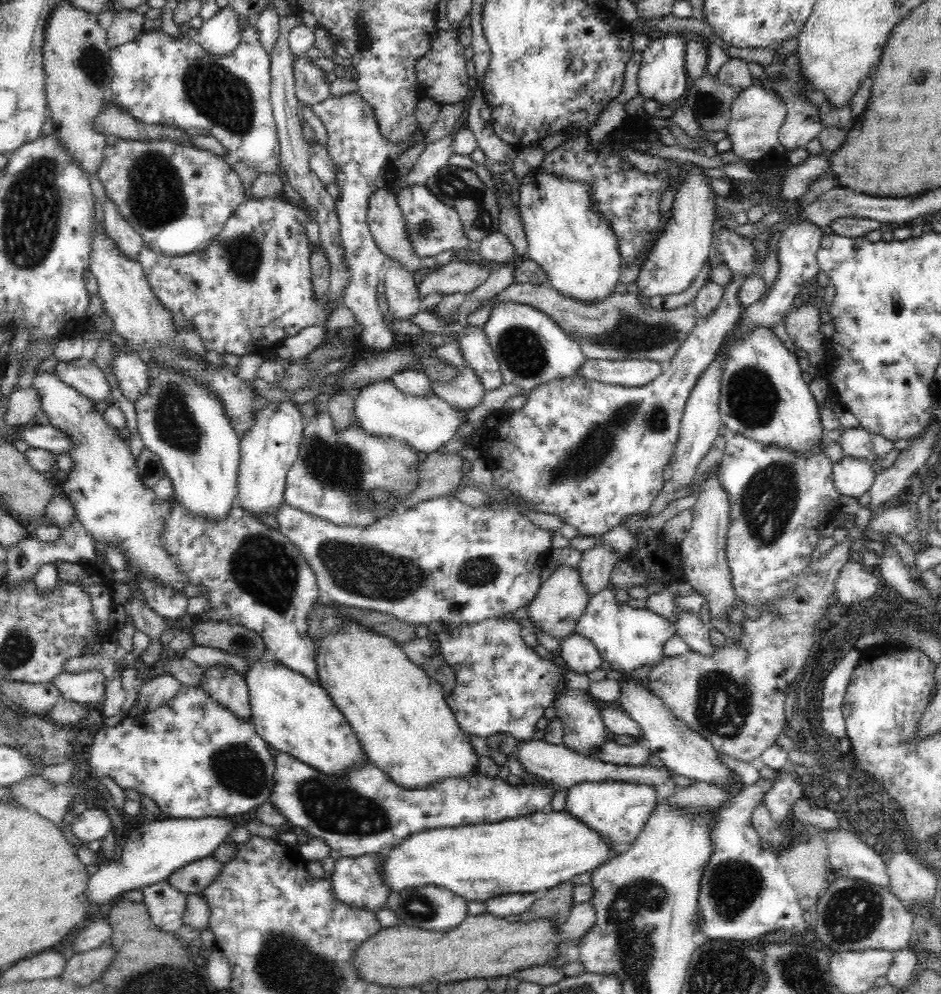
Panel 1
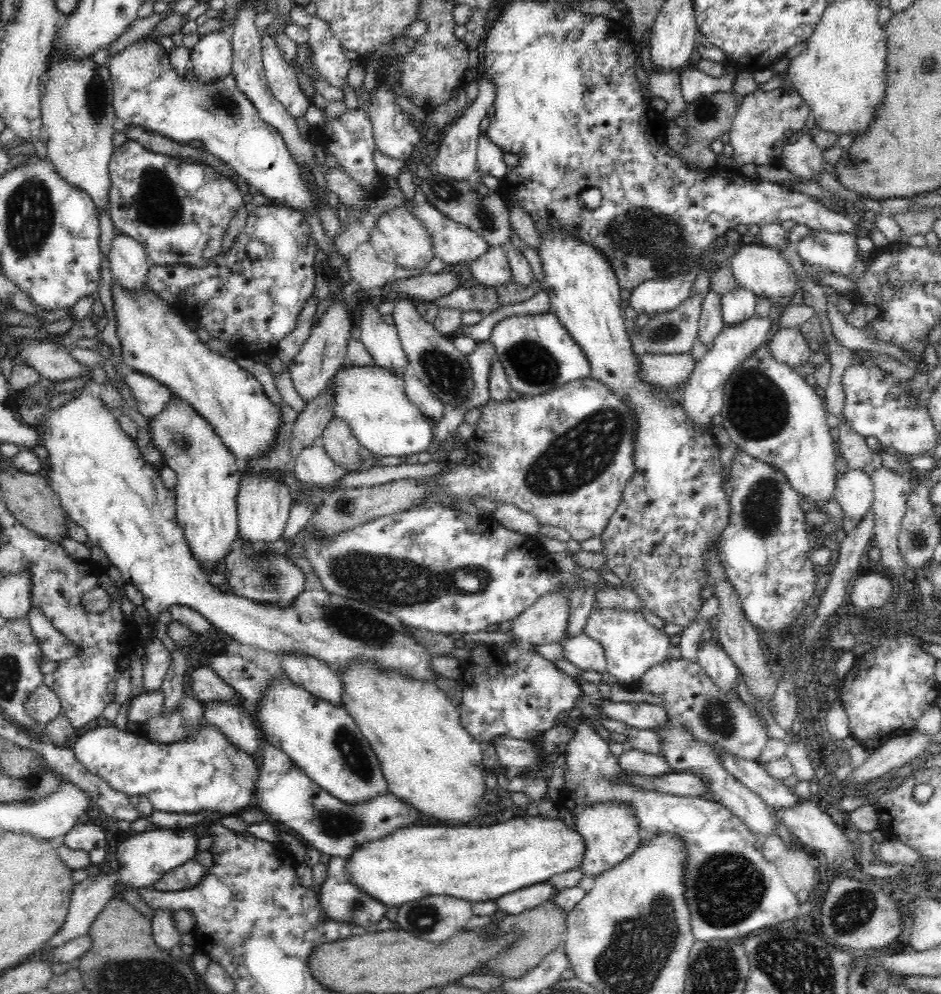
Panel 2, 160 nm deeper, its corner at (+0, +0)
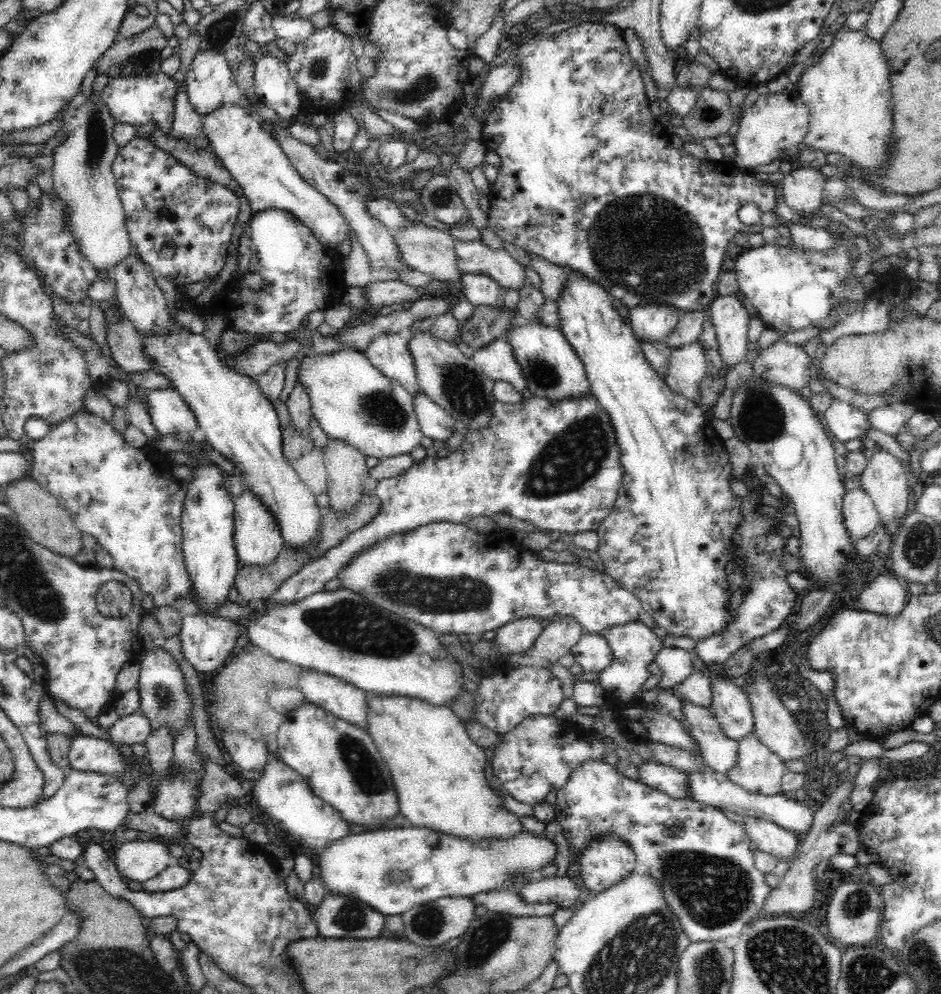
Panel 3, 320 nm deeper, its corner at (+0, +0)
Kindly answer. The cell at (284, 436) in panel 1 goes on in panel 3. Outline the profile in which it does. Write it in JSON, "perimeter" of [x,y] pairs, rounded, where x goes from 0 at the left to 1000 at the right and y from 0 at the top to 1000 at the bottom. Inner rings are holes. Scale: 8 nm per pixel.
{"perimeter":[[[262,492],[250,503],[248,522],[249,552],[252,555],[254,569],[284,570],[288,568],[302,550],[294,520],[274,503],[268,493]]]}

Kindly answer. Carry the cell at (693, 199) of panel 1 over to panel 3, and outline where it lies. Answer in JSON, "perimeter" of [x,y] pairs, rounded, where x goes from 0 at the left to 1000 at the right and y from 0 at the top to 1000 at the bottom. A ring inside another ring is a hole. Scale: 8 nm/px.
{"perimeter":[[[678,307],[668,312],[667,326],[679,346],[708,345],[722,323],[721,312],[707,307]]]}

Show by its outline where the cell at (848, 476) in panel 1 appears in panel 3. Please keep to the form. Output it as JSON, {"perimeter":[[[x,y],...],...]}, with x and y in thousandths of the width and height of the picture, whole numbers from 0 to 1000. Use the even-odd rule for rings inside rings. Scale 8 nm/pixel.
{"perimeter":[[[918,492],[898,495],[896,520],[900,536],[908,546],[925,539],[935,527],[930,507]]]}

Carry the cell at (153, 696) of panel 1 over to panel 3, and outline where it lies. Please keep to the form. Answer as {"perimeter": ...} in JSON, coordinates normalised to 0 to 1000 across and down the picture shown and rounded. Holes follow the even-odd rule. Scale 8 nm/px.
{"perimeter":[[[149,714],[138,720],[131,720],[124,723],[121,728],[113,734],[117,748],[125,753],[130,749],[140,751],[152,748],[160,738],[158,724],[155,723]]]}

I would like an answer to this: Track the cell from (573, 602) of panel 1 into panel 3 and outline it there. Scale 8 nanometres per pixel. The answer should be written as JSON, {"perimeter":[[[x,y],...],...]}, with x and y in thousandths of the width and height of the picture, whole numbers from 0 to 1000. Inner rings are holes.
{"perimeter":[[[570,622],[546,624],[525,635],[525,649],[536,663],[543,663],[547,658],[560,656],[580,628],[582,626]]]}

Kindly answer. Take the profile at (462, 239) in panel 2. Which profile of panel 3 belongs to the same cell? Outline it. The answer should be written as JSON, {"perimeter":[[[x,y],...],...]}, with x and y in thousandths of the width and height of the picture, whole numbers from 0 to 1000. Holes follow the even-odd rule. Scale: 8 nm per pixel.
{"perimeter":[[[512,240],[484,243],[487,270],[493,275],[516,277],[531,289],[553,296],[561,286],[555,267],[537,251],[523,252]]]}

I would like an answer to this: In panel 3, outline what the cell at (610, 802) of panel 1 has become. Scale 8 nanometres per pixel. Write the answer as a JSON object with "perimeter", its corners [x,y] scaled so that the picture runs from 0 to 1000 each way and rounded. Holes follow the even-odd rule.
{"perimeter":[[[656,839],[625,846],[615,869],[618,871],[615,881],[627,901],[650,893],[679,874],[673,855]]]}

